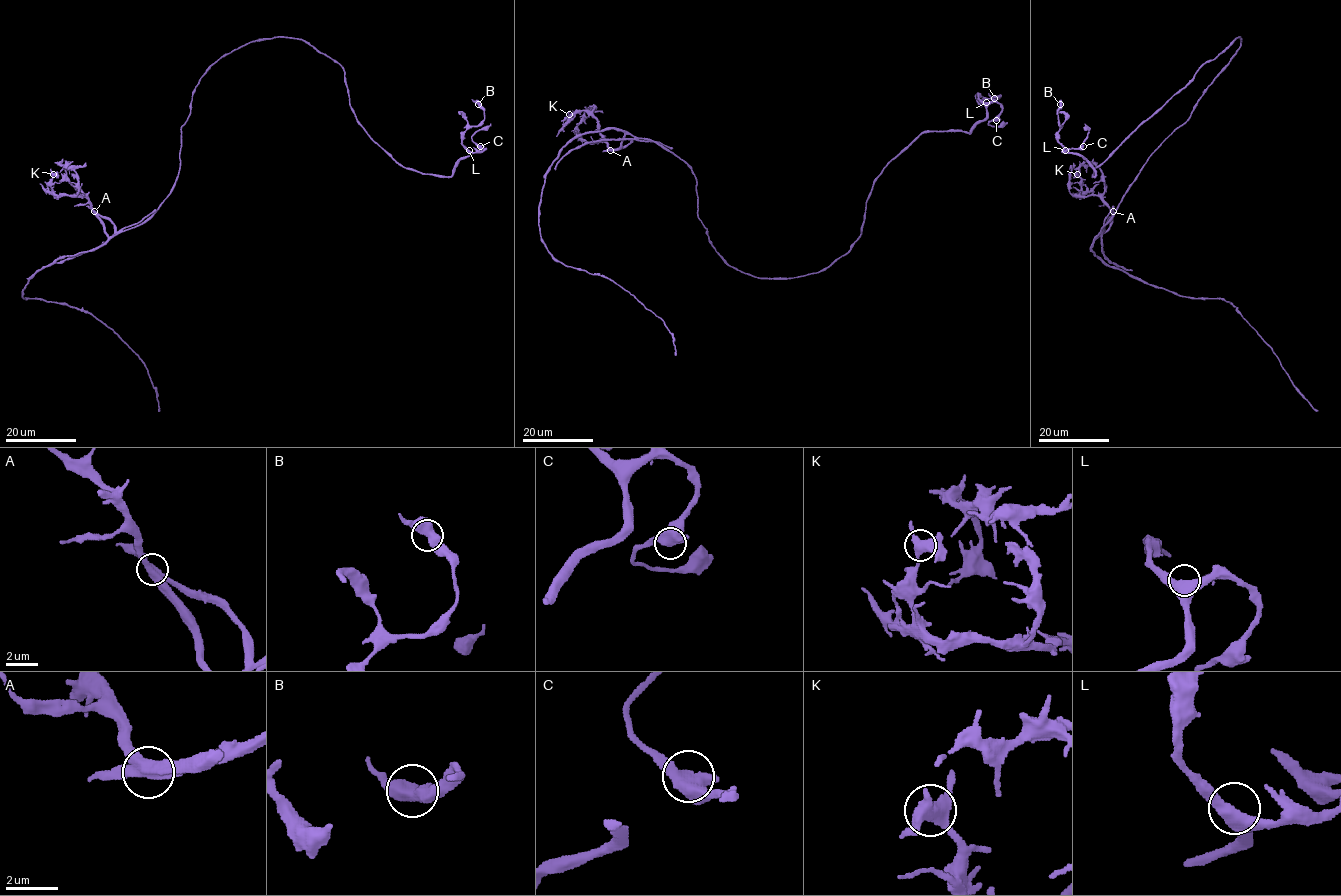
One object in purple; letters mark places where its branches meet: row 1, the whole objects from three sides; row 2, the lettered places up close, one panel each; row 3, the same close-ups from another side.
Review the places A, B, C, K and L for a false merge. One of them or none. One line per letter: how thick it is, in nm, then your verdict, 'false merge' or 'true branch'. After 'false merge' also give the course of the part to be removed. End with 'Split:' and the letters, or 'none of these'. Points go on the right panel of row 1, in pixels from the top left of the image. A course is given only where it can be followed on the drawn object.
A: calibre 440 nm; false merge; course (1113, 212), (1101, 233), (1101, 251), (1112, 263), (1132, 270)
B: calibre 460 nm; true branch
C: calibre 480 nm; true branch
K: calibre 440 nm; true branch
L: calibre 440 nm; true branch
Split: A

